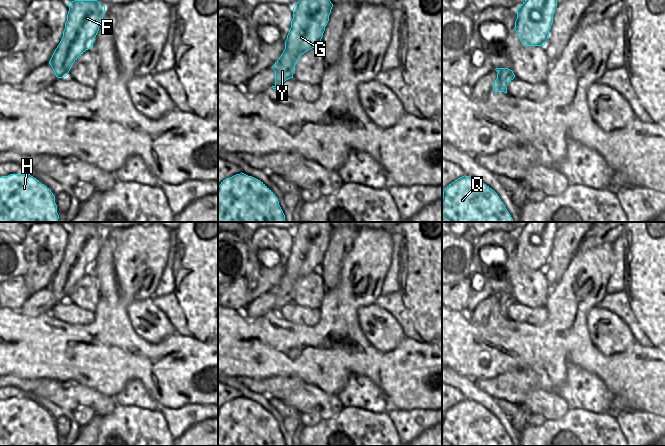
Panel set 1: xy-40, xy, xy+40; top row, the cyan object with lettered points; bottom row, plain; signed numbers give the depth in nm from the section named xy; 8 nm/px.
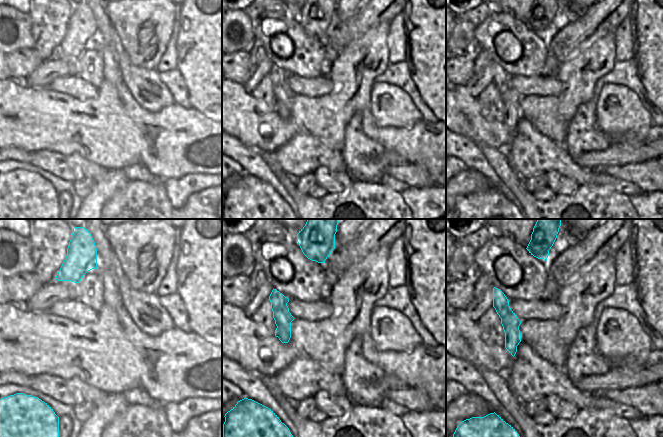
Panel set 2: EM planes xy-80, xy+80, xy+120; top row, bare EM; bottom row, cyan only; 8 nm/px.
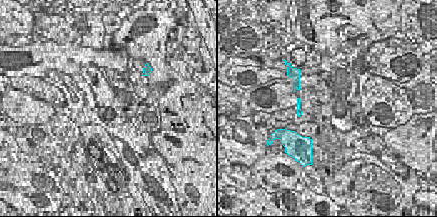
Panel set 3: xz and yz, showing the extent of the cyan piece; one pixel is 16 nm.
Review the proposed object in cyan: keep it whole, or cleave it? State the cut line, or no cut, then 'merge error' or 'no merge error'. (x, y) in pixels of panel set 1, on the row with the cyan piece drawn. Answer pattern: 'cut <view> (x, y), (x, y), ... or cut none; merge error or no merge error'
cut none; no merge error

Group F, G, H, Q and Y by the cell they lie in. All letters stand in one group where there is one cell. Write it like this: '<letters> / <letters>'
F G H Q Y

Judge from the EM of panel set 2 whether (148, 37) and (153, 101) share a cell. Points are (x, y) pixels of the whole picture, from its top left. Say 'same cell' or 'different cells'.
different cells

